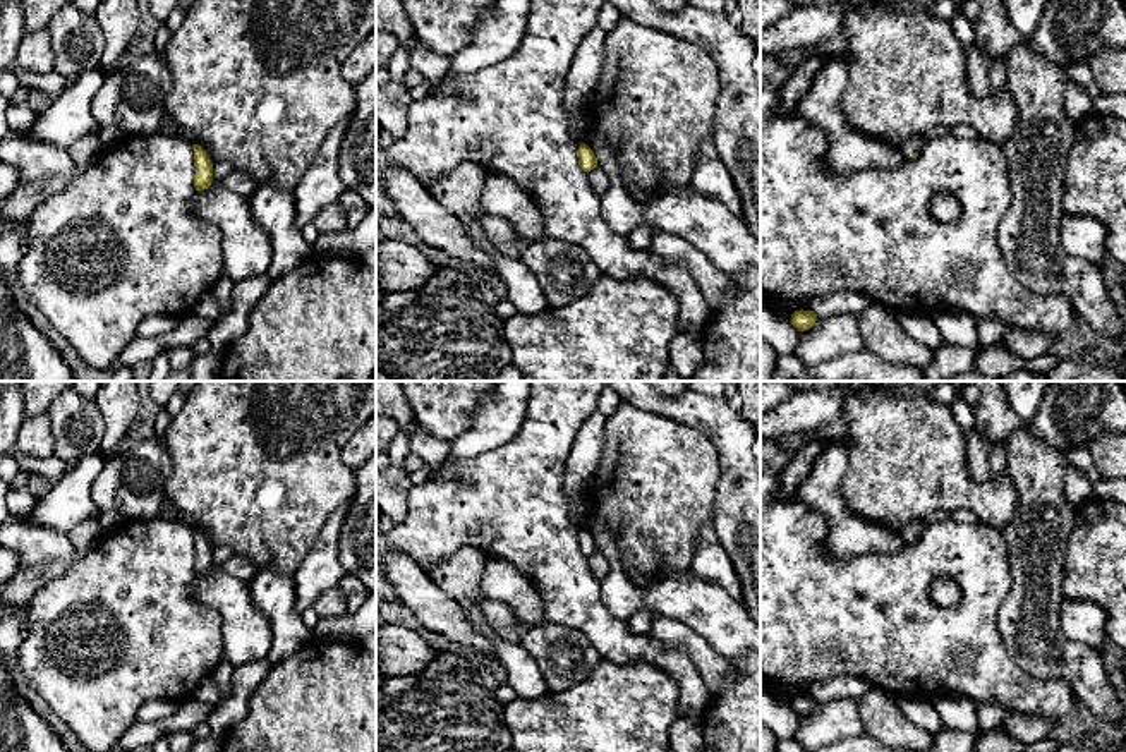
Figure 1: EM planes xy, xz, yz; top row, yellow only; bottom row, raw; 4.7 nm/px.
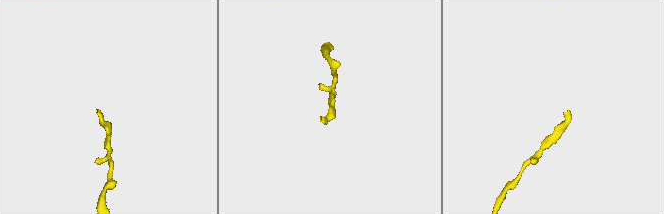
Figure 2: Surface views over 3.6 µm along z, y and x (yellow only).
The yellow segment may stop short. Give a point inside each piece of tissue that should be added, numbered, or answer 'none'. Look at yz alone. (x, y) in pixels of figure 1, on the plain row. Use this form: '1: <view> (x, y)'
1: yz (914, 529)

